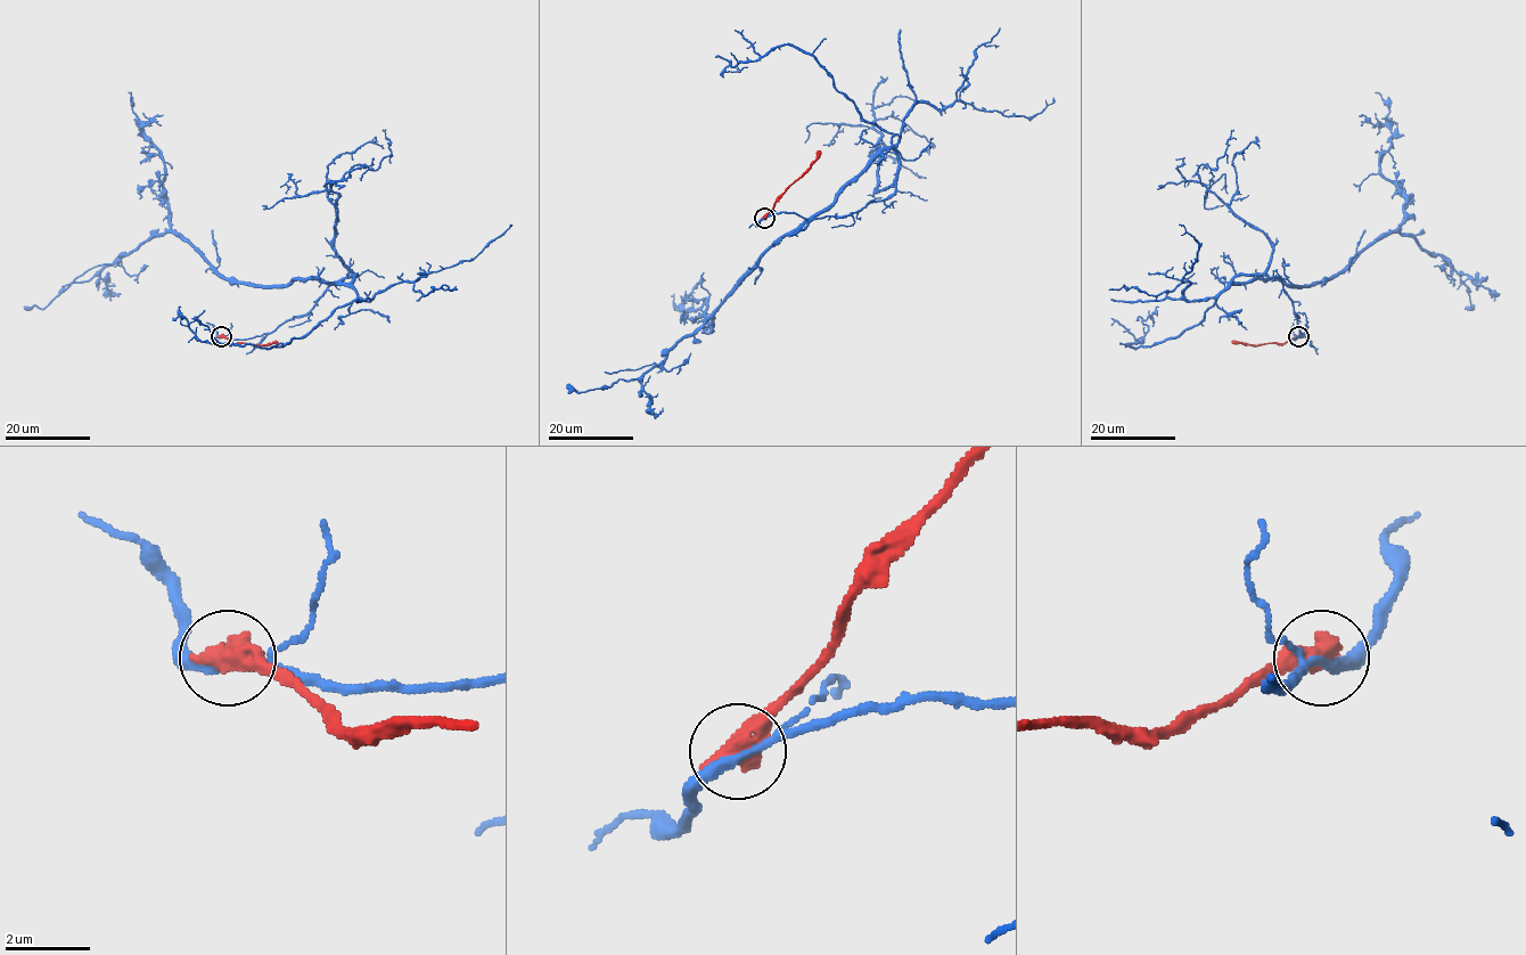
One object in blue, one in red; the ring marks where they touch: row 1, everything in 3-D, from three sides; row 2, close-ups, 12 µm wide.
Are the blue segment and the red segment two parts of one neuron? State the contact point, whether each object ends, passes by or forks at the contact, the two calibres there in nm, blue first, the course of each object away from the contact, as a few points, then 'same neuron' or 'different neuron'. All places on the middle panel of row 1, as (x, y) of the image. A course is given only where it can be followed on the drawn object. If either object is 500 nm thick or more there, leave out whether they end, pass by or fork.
(764, 218) | 240/650 nm | blue via (764, 218), (847, 217), (886, 200), (899, 154), (884, 149), (785, 234), (639, 377), (584, 391), (566, 384) | red via (764, 218), (817, 160), (819, 150) | different neuron

